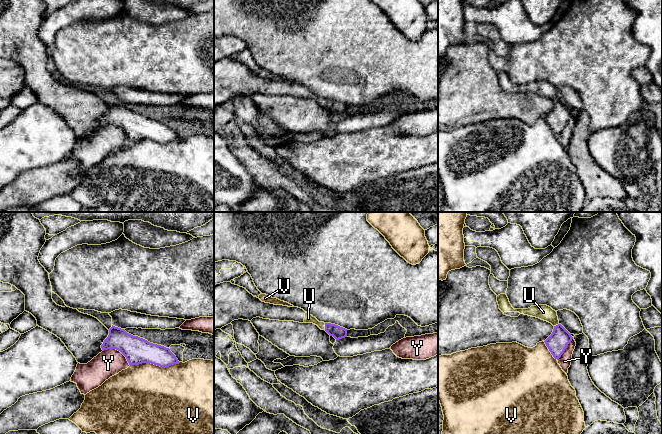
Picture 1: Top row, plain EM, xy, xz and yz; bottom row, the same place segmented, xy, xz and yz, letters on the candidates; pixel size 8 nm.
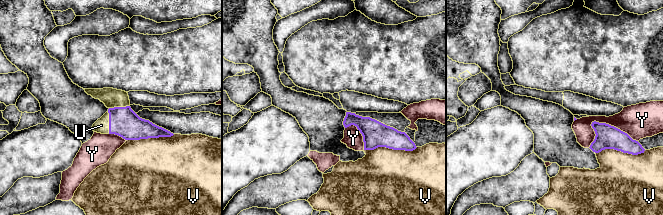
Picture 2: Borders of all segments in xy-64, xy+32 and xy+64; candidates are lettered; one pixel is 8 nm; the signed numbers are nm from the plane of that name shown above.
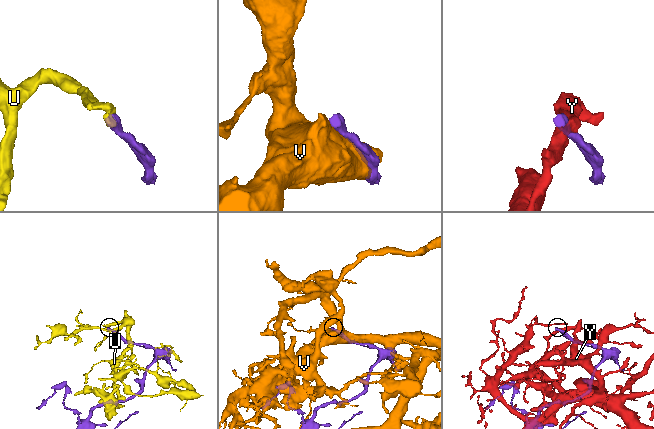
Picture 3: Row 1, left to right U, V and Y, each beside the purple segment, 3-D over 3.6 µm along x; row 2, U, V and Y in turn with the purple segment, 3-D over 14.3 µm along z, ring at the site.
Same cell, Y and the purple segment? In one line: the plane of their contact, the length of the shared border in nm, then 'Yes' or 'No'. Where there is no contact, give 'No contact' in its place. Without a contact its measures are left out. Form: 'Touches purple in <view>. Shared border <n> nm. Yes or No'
Touches purple in xy. Shared border 240 nm. No

